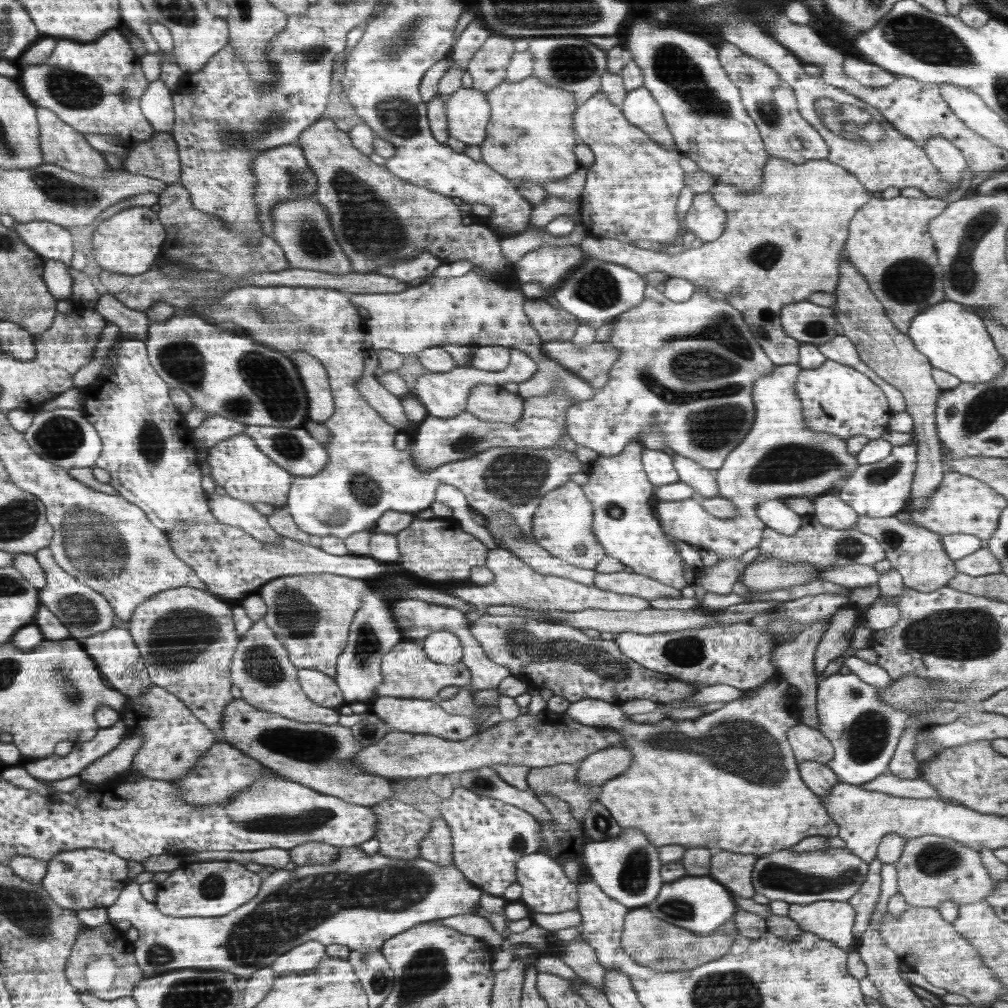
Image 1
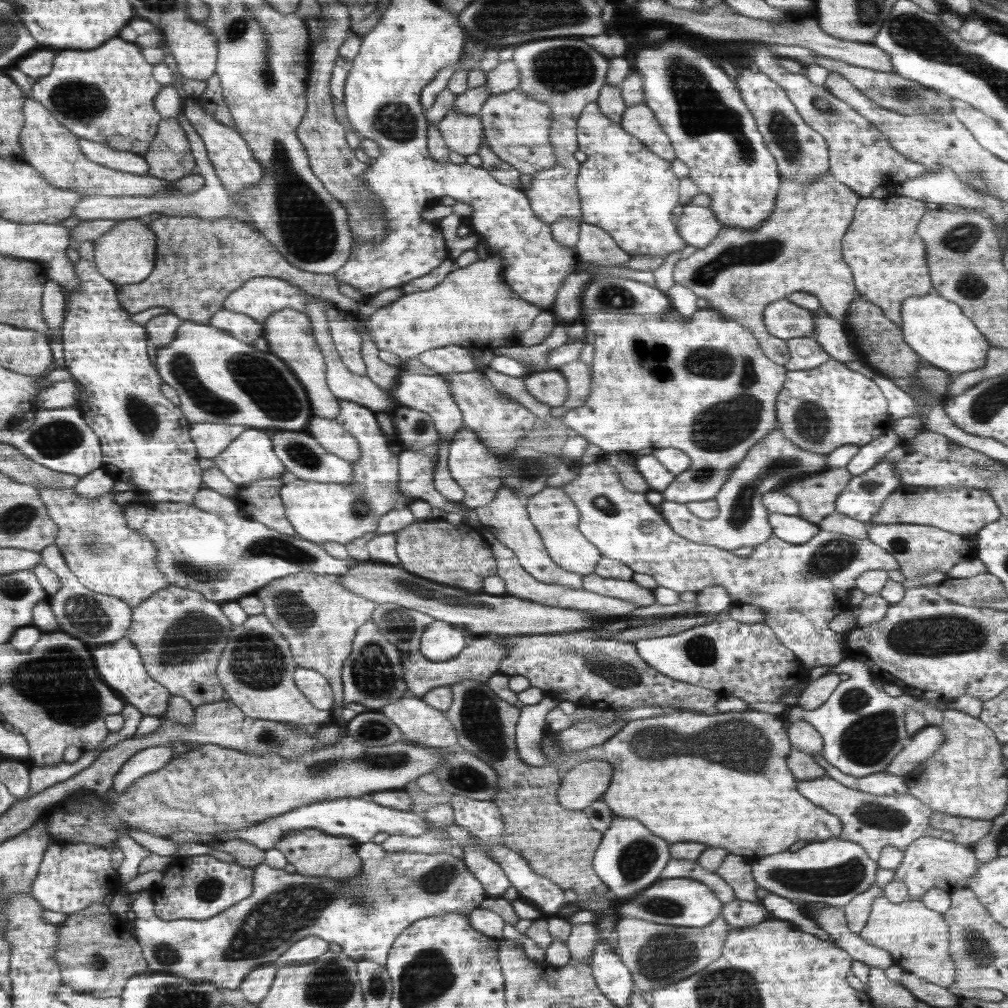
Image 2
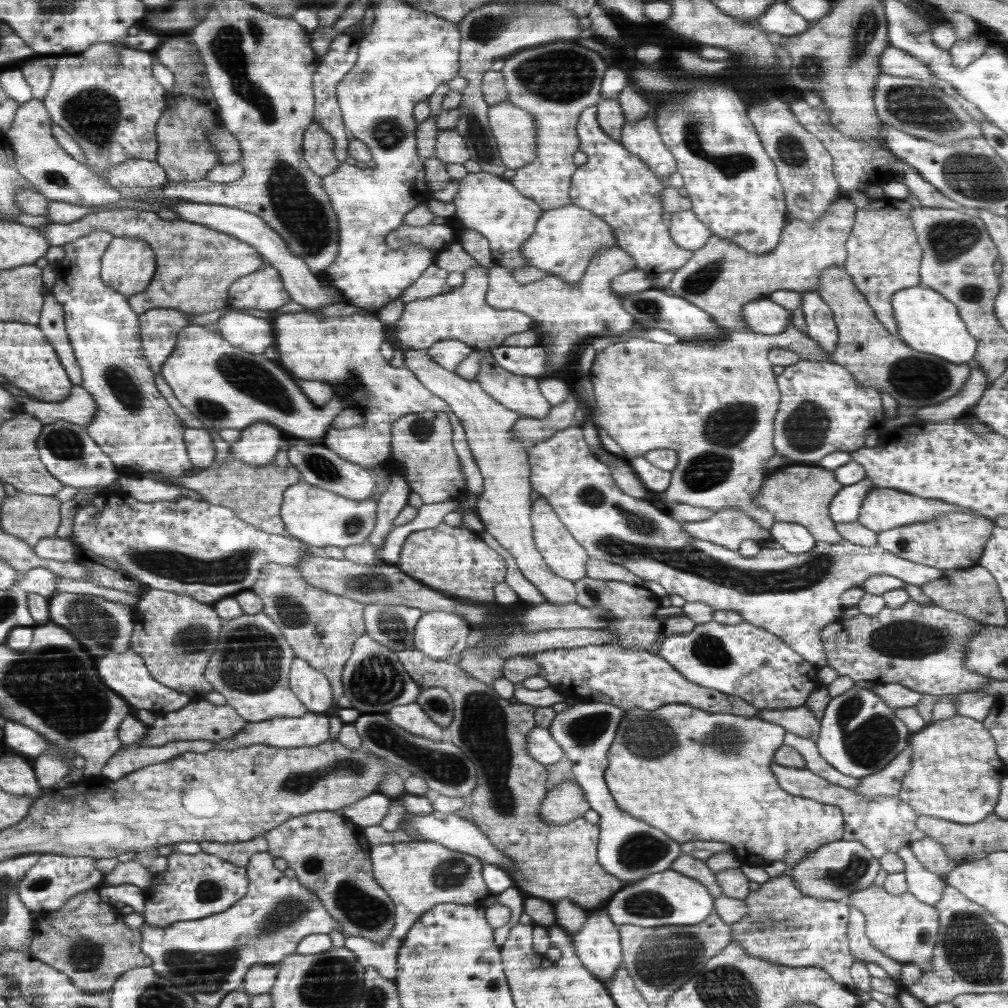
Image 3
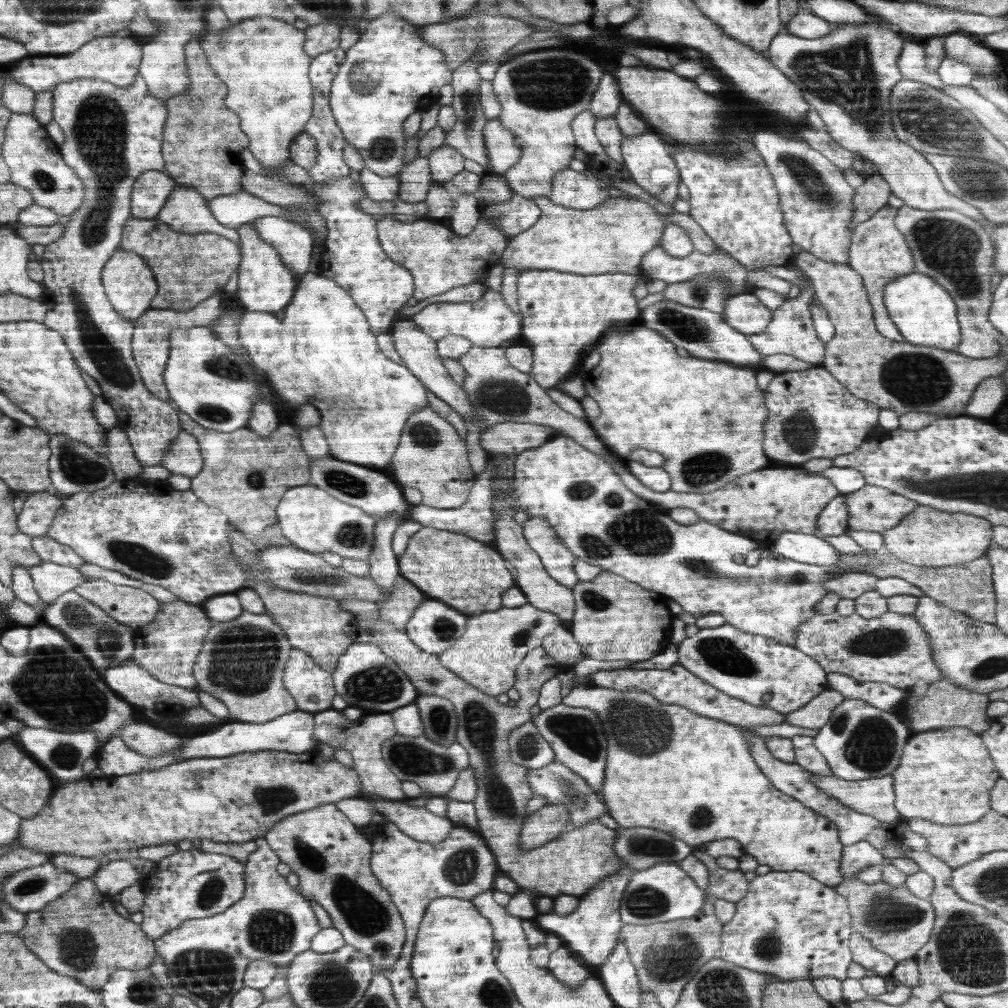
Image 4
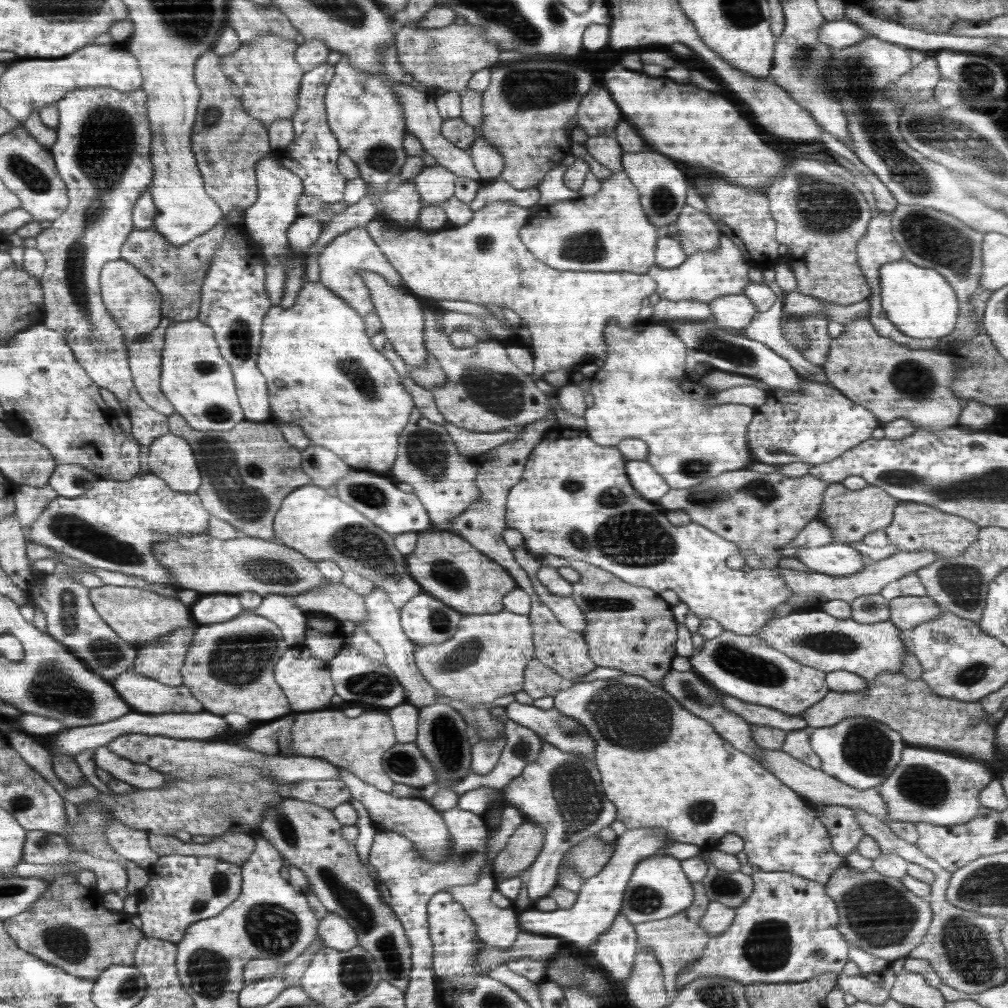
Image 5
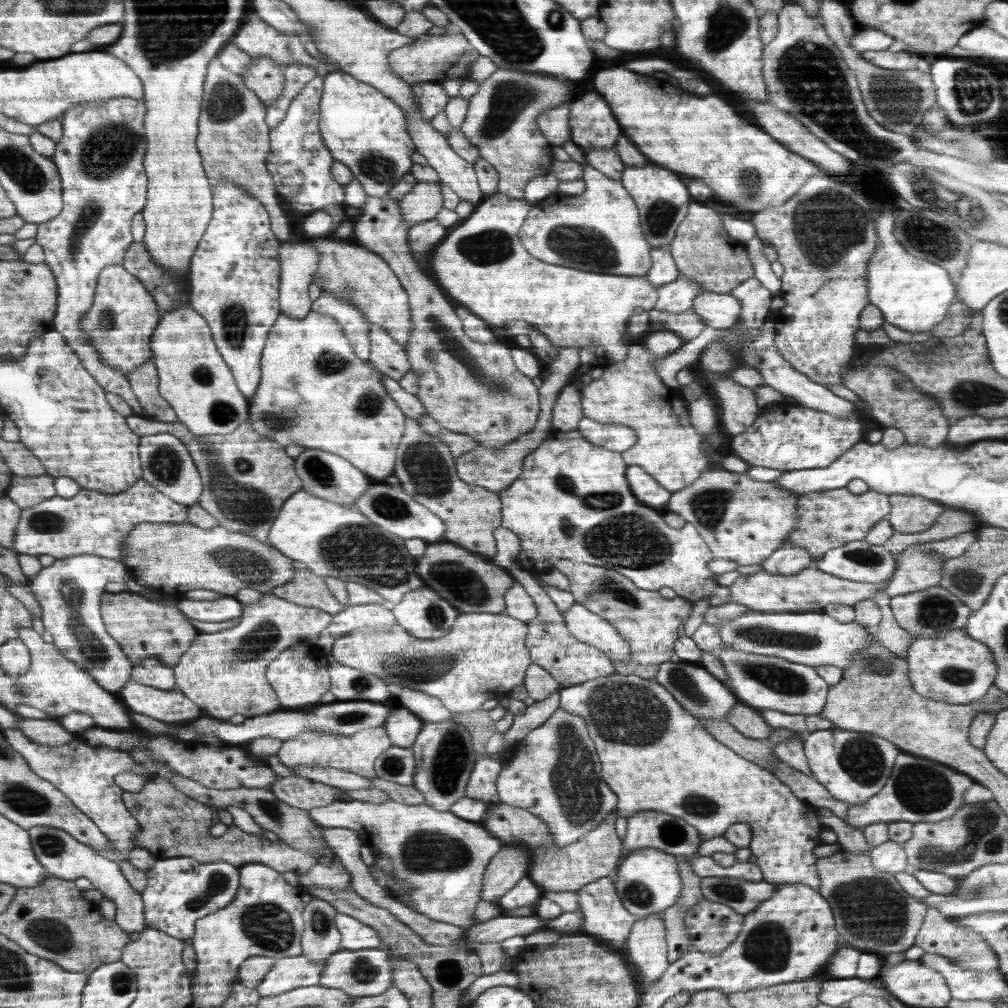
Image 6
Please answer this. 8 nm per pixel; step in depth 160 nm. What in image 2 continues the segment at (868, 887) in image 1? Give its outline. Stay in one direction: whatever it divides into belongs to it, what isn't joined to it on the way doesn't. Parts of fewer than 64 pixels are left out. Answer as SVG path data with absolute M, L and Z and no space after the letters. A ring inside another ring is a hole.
M874 882L868 890L855 896L846 906L839 908L846 918L846 926L854 934L860 934L867 924L873 900L882 896L883 890Z

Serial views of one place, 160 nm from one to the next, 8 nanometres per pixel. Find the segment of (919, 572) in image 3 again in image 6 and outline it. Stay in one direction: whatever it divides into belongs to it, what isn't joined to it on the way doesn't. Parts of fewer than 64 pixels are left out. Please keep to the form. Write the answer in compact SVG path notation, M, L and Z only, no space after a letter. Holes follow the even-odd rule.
M568 438L568 440L547 439L544 443L540 444L540 447L532 451L531 454L528 454L525 457L523 472L519 478L508 488L498 492L502 503L501 526L514 532L521 542L522 550L517 561L533 574L541 574L552 569L560 559L573 559L578 562L593 564L619 572L619 574L628 578L642 590L658 591L660 588L668 586L668 588L672 588L676 592L677 596L684 597L691 603L698 602L698 600L708 600L710 607L722 606L731 602L729 586L722 586L718 582L717 575L712 574L713 572L708 568L708 563L713 559L713 554L706 542L704 542L702 534L694 528L693 524L688 522L685 523L684 528L672 528L665 523L663 515L658 513L656 509L640 503L629 487L626 476L627 467L628 465L624 462L621 452L596 446L596 444L592 444L592 442L584 440L584 438L574 438L574 440L572 438Z

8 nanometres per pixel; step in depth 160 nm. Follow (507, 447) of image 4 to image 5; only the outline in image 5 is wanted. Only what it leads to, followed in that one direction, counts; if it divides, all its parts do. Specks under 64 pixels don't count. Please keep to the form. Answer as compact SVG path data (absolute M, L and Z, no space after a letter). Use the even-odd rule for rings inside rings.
M448 422L442 425L447 428L446 432L452 438L457 451L467 457L481 456L505 443L514 443L519 436L519 430L514 428L500 432L472 432Z

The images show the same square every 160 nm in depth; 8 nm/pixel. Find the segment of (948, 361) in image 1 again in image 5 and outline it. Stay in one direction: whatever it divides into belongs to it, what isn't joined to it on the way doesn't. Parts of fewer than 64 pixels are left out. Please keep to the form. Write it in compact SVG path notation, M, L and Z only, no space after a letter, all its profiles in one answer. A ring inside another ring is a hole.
M902 258L879 268L881 307L885 316L906 336L942 339L949 336L958 320L959 301L948 281L931 268L922 268Z

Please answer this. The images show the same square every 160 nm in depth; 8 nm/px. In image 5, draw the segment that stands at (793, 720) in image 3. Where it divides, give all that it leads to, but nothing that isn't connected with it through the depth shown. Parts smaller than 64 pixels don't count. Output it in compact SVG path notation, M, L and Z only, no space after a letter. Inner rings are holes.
M885 670L881 672L876 678L872 680L865 680L867 682L867 688L865 690L861 690L860 692L836 692L836 691L828 691L826 696L820 702L813 704L810 708L807 708L801 715L801 717L806 721L808 729L816 729L816 728L824 728L831 727L833 724L838 724L841 720L851 716L863 716L868 717L870 719L877 720L878 722L887 724L892 730L898 731L905 745L920 745L930 748L944 749L945 751L950 751L953 753L958 753L959 755L974 757L978 759L981 763L988 765L988 768L991 768L993 772L992 776L994 779L1001 779L1003 773L1002 761L998 758L995 748L995 727L992 725L988 725L986 722L986 716L988 712L983 708L983 706L979 703L979 701L967 701L967 700L956 700L954 698L948 698L945 696L940 696L935 692L931 691L931 688L922 680L914 681L906 678L900 671L896 670Z

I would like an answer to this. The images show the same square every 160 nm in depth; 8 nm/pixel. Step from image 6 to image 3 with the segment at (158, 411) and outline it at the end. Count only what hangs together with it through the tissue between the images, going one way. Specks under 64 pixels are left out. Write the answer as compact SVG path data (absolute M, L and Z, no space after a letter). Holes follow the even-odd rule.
M153 309L139 316L144 360L151 371L160 374L164 362L175 350L179 333L189 325L189 314L175 309Z

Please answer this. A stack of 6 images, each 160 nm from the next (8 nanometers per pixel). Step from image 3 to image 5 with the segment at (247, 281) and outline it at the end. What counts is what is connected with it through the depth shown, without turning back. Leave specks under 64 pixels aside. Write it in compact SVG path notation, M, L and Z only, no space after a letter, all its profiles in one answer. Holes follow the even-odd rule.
M274 152L272 156L264 156L262 160L258 160L254 172L259 198L245 210L242 221L251 240L261 246L259 254L263 260L262 266L266 269L265 292L270 297L272 306L279 306L285 294L287 280L287 268L281 258L289 256L291 252L286 232L298 215L297 204L303 192L303 180L276 160Z

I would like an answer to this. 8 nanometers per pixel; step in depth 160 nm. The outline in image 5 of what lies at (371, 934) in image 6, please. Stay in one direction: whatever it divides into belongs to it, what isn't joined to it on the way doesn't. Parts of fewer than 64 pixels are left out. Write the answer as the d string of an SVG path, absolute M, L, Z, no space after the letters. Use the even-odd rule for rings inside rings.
M328 912L320 922L318 928L319 939L326 947L336 948L341 951L350 950L358 946L358 941L353 929L350 929L346 920L340 915Z

